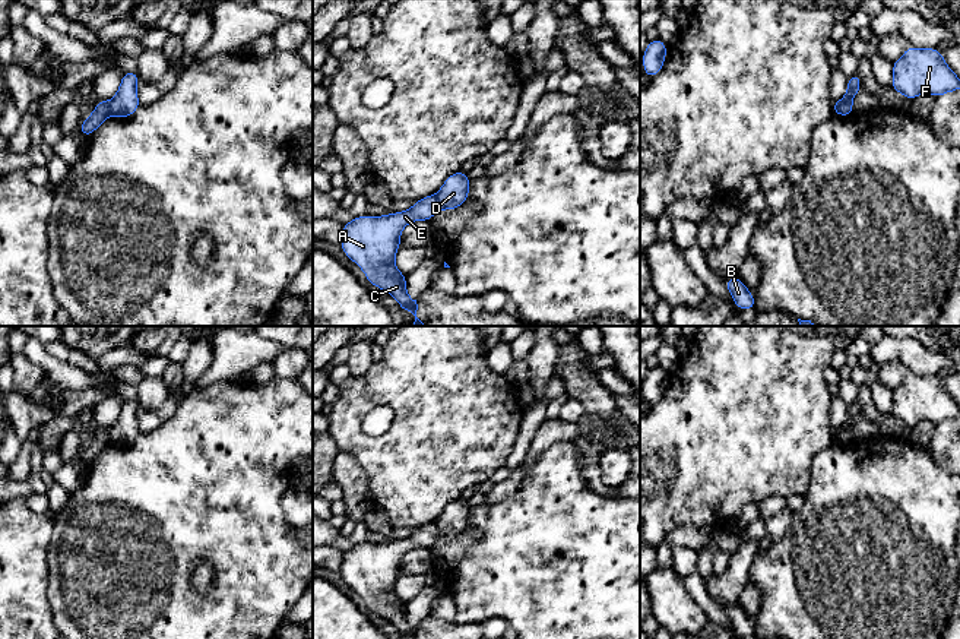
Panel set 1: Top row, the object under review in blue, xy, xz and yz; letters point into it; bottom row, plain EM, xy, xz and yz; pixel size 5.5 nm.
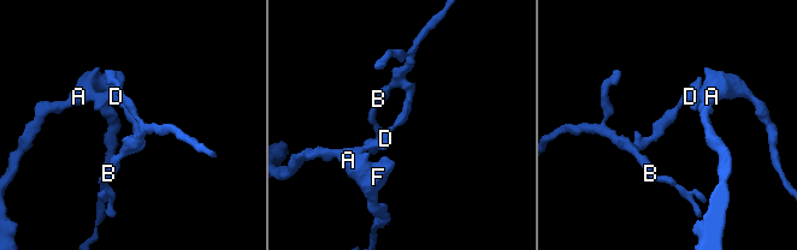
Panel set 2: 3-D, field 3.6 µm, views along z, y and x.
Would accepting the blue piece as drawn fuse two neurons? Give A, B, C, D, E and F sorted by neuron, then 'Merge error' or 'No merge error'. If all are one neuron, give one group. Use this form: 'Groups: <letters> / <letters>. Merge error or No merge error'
Groups: A C E F / B D. Merge error

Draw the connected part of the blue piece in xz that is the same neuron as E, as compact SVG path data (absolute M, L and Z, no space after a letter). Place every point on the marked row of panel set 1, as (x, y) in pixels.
M425 196L412 208L381 216L357 216L343 224L339 243L371 285L386 291L400 304L402 311L415 316L414 326L424 326L416 317L418 304L406 292L406 276L396 268L395 254L400 247L402 230L414 221L430 221L441 209L437 196Z

